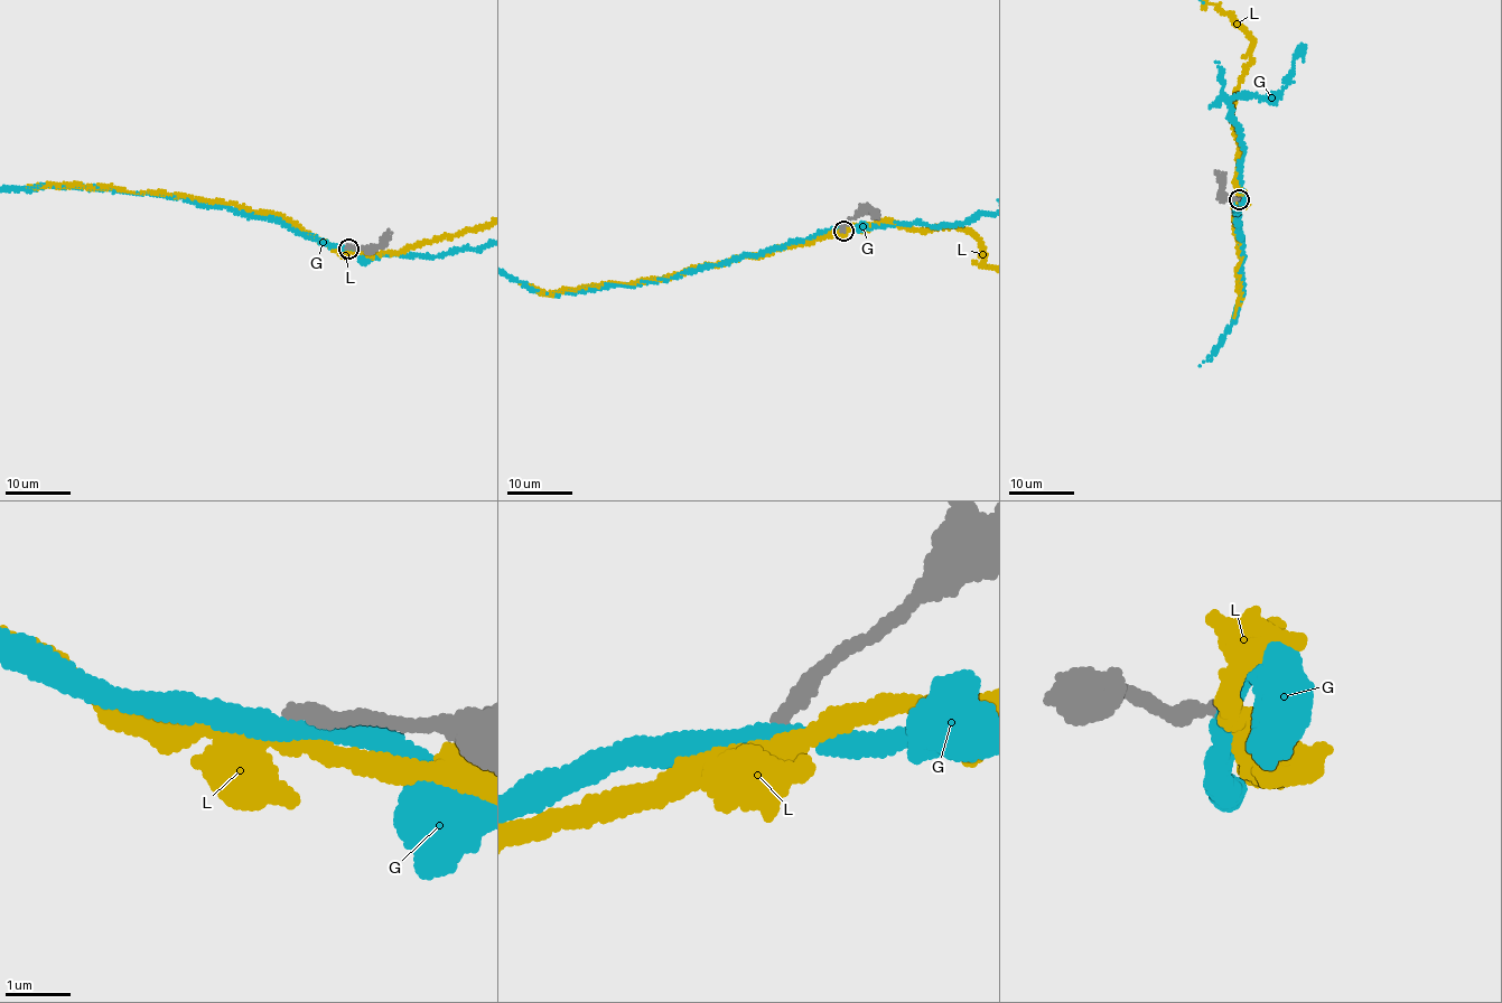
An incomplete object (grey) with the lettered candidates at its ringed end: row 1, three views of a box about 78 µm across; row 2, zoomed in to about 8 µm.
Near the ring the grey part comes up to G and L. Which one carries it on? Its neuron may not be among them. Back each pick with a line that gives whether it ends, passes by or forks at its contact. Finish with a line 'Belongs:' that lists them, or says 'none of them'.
Belongs: none of them

